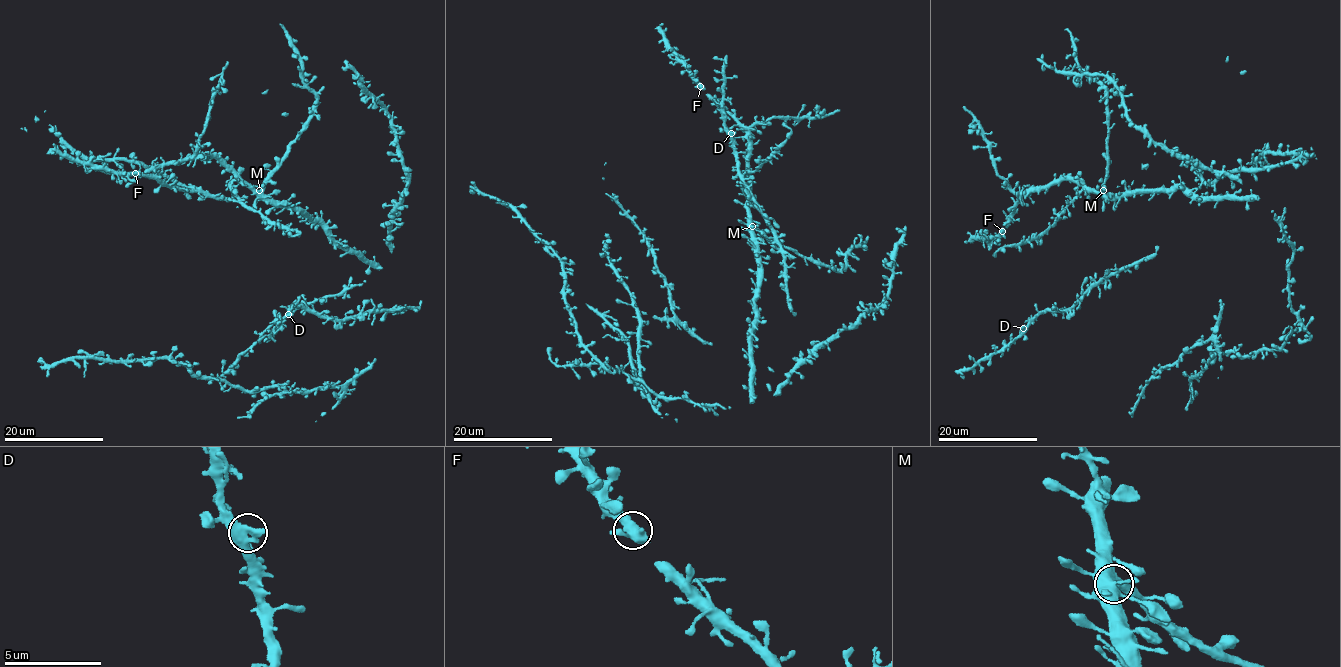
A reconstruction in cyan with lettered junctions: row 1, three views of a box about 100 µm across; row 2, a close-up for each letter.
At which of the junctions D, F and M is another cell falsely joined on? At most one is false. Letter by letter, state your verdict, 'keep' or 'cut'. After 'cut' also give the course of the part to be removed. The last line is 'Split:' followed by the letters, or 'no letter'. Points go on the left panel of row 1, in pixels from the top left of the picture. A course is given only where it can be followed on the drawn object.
D: keep
F: keep
M: keep
Split: no letter

